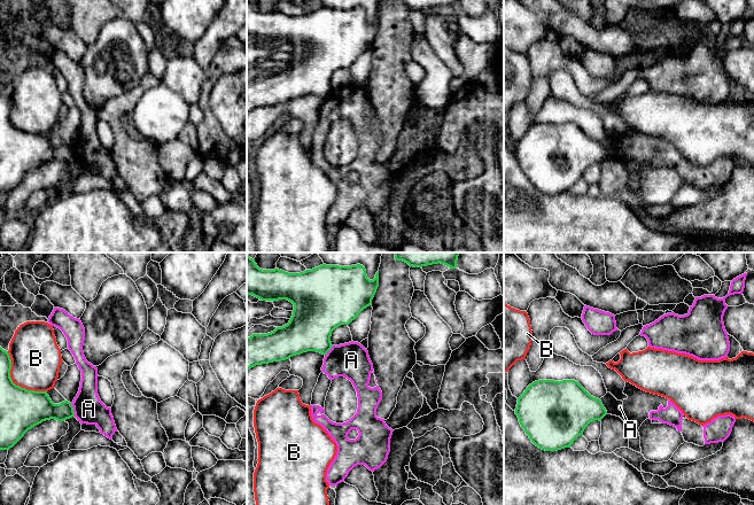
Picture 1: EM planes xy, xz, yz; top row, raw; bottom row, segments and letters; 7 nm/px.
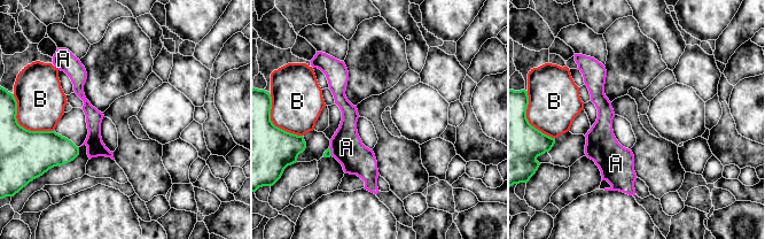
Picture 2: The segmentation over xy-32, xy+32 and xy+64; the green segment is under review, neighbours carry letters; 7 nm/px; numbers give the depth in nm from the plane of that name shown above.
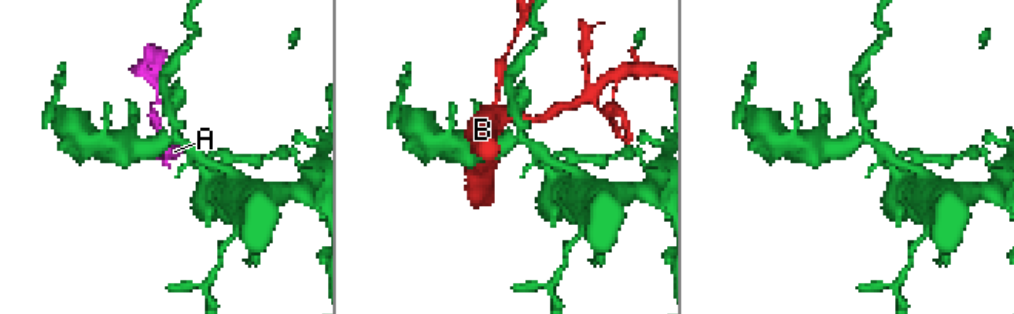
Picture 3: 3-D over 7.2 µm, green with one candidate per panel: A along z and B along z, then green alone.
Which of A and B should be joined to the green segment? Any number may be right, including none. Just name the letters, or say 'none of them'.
none of them

